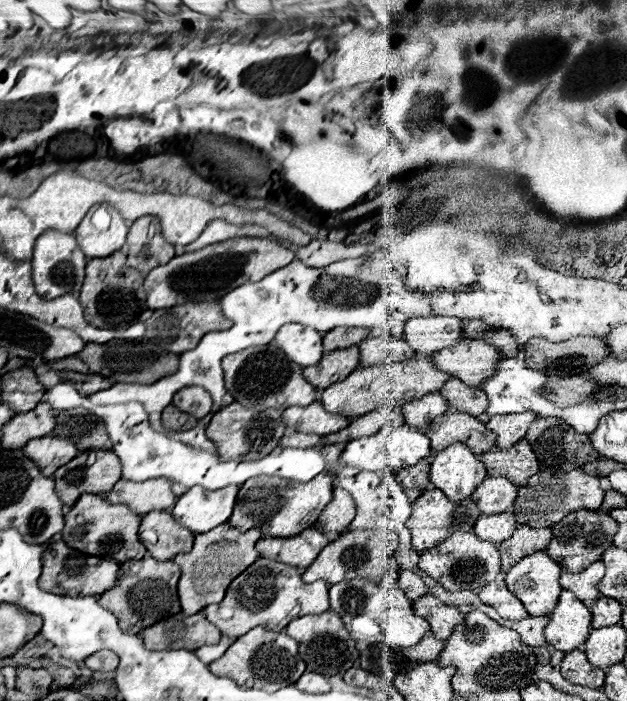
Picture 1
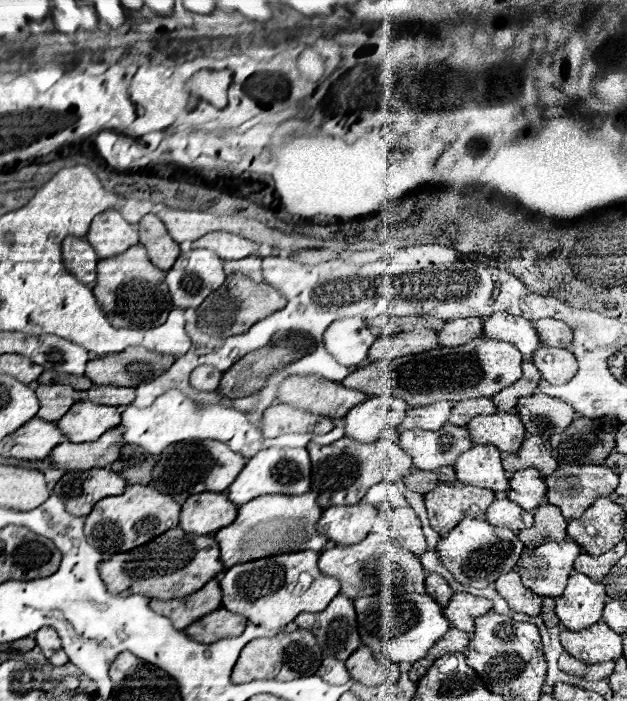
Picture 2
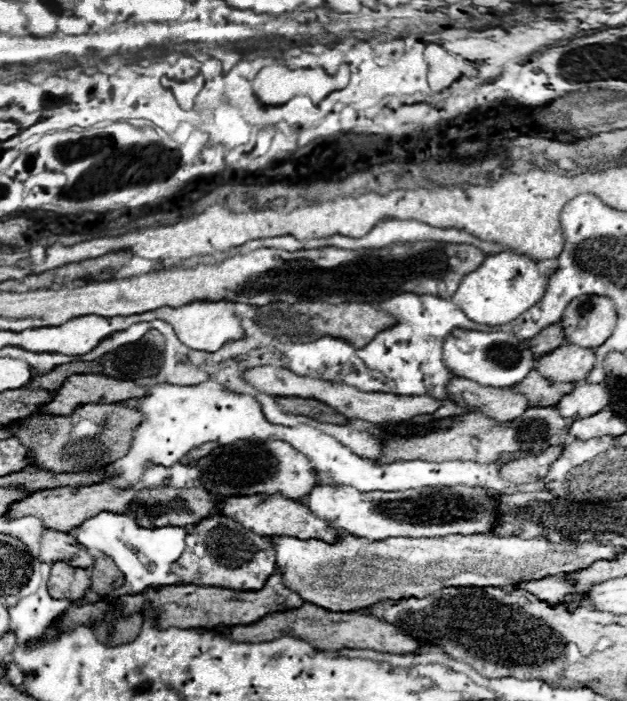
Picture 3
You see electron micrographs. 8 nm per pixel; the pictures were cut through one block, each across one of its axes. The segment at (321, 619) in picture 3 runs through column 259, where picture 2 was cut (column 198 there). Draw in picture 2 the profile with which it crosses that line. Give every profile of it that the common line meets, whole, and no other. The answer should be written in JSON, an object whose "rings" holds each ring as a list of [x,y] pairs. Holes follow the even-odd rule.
{"rings":[[[220,608],[220,610],[216,610],[216,612],[206,614],[206,616],[200,618],[198,622],[190,624],[184,632],[186,632],[188,638],[192,638],[192,640],[196,640],[196,642],[212,644],[212,642],[222,640],[222,638],[240,636],[240,634],[244,632],[246,624],[248,624],[248,620],[246,620],[244,616]]]}

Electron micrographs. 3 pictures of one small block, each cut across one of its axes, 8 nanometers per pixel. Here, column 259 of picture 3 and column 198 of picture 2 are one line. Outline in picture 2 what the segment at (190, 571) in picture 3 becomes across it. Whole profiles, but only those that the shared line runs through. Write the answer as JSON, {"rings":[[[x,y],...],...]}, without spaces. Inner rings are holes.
{"rings":[[[172,528],[156,536],[152,542],[146,542],[144,546],[132,548],[124,554],[116,554],[108,562],[100,564],[100,576],[108,592],[118,596],[144,594],[158,600],[184,598],[200,590],[204,582],[212,580],[222,570],[224,568],[220,562],[220,550],[216,546],[216,540],[212,538],[212,532],[188,534],[182,528]]]}

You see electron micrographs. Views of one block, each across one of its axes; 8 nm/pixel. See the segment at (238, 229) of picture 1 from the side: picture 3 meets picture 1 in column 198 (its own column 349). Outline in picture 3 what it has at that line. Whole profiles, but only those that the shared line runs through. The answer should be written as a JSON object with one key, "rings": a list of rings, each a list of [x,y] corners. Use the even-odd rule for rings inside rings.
{"rings":[[[386,218],[382,222],[378,222],[374,226],[374,230],[370,230],[370,234],[362,236],[362,238],[348,238],[348,236],[340,236],[334,234],[330,238],[314,238],[308,240],[310,248],[320,248],[320,246],[338,246],[338,248],[346,248],[346,250],[358,250],[358,248],[386,248],[398,242],[420,242],[420,240],[436,240],[436,242],[450,242],[450,244],[474,244],[476,248],[480,248],[484,254],[492,254],[492,252],[500,252],[500,248],[492,242],[484,242],[480,238],[474,238],[468,232],[462,232],[458,228],[434,228],[428,224],[422,224],[418,220],[394,220],[394,218]]]}

